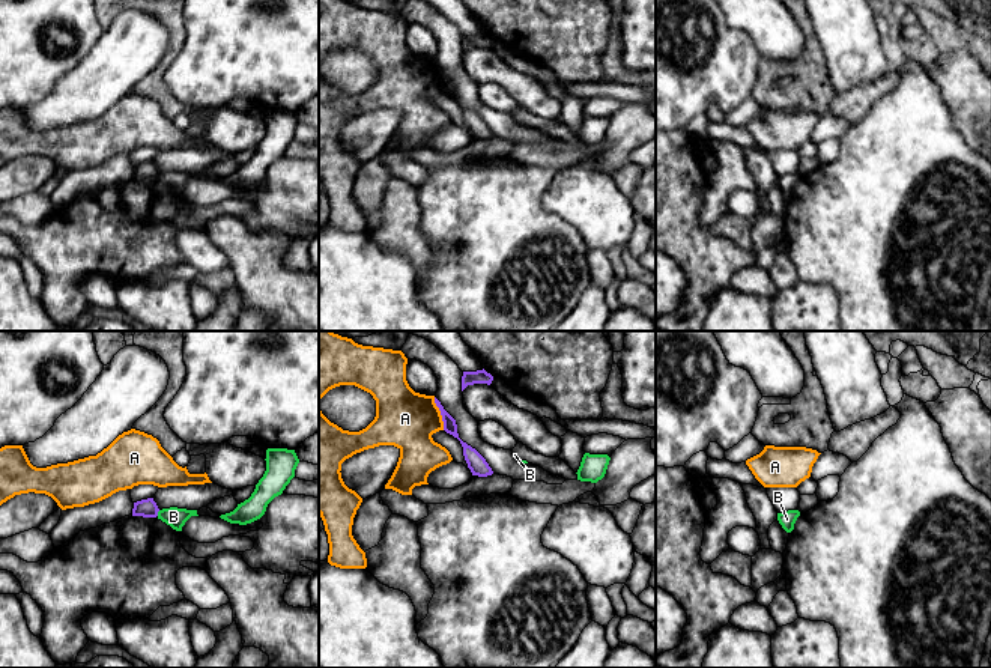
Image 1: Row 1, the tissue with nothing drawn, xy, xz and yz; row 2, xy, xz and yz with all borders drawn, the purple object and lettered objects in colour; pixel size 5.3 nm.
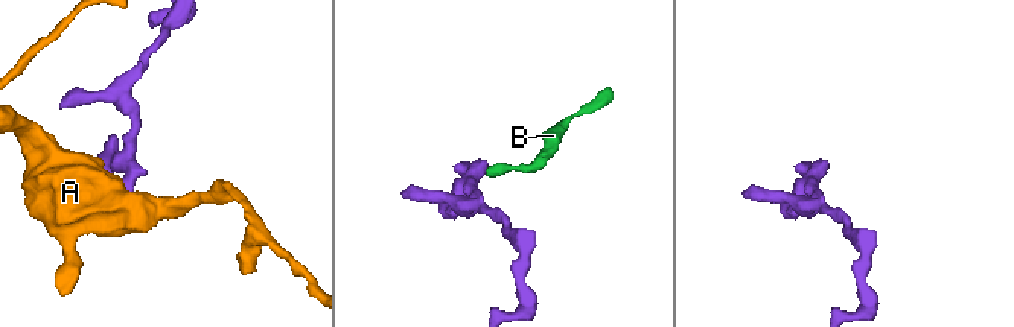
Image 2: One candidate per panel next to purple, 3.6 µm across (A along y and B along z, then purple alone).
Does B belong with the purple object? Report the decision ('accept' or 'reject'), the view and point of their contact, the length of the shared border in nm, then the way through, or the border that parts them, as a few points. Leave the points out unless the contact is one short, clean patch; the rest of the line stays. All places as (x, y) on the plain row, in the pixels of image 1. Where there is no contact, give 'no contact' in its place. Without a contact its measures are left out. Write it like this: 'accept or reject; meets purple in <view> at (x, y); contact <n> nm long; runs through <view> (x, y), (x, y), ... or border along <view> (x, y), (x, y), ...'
reject; meets purple in xy at (157, 176); contact 40 nm long; border along xy (160, 173), (157, 178)

